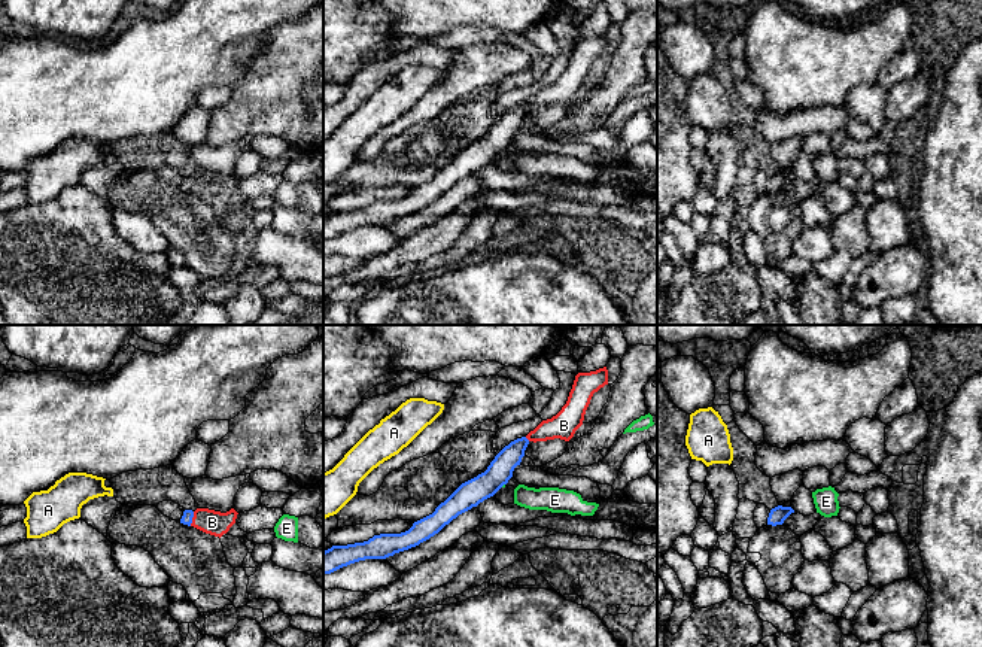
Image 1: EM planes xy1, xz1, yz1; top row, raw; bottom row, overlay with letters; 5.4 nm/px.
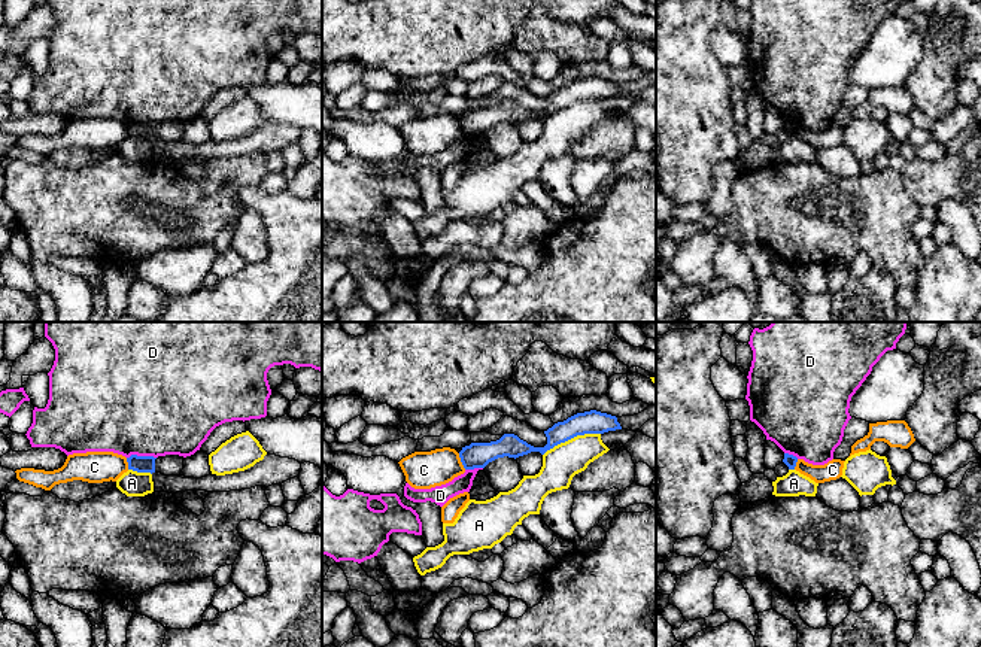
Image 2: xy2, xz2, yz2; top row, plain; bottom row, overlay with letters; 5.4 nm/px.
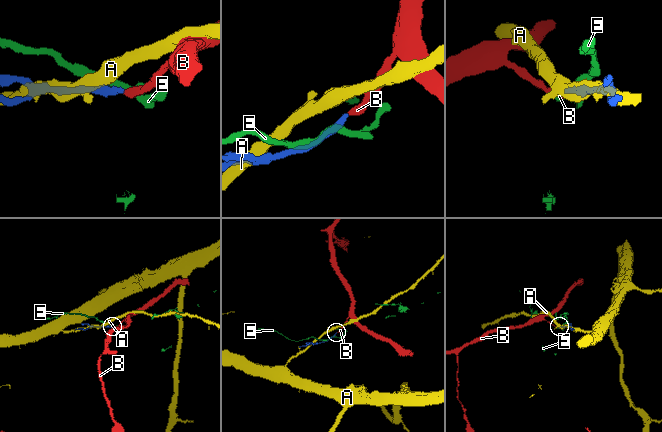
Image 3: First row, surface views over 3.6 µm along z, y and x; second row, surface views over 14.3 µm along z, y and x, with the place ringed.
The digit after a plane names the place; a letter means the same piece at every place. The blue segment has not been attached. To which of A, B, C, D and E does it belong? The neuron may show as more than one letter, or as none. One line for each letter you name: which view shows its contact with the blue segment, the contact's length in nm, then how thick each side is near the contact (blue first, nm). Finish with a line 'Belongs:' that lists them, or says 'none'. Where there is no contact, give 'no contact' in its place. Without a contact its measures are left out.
B: xy1 | 80 nm | 60/130 nm
Belongs: B

